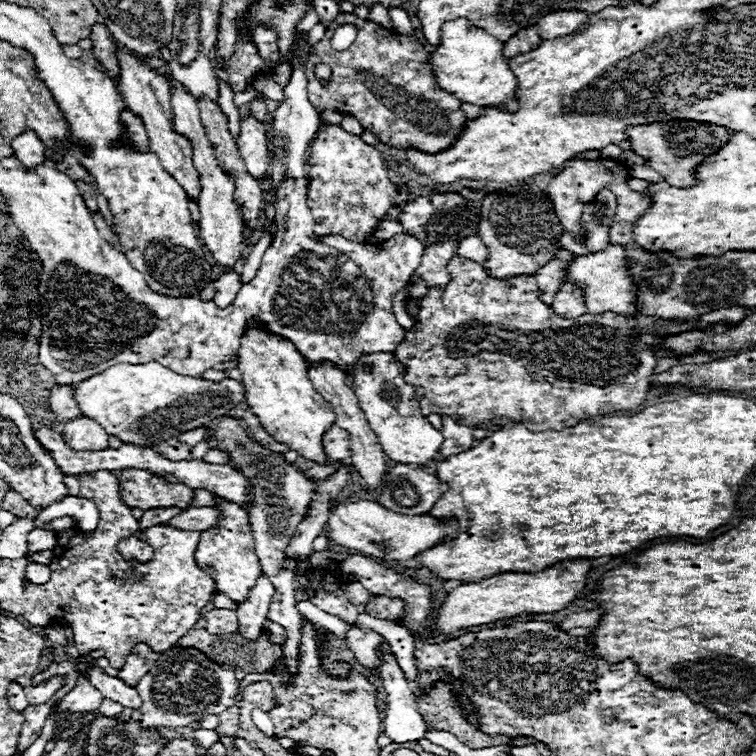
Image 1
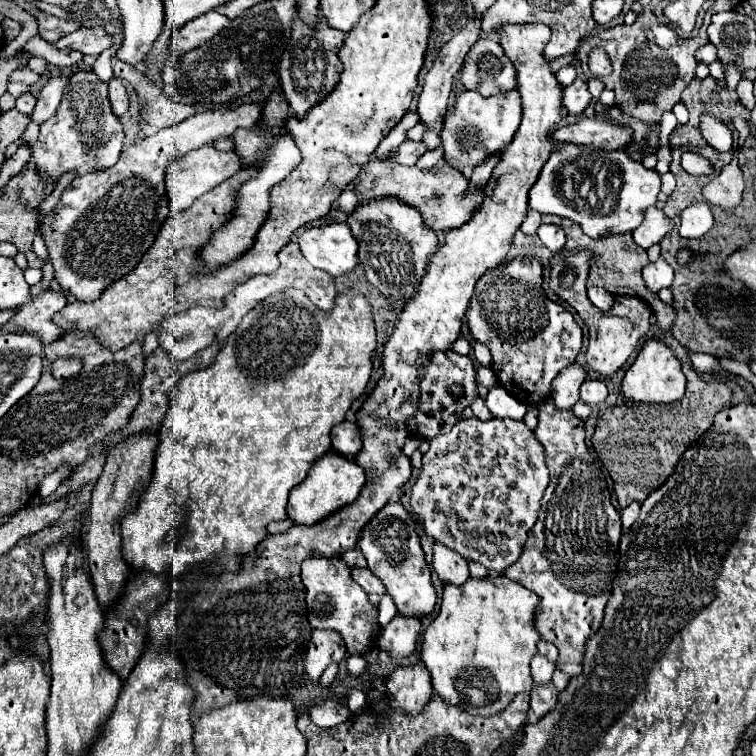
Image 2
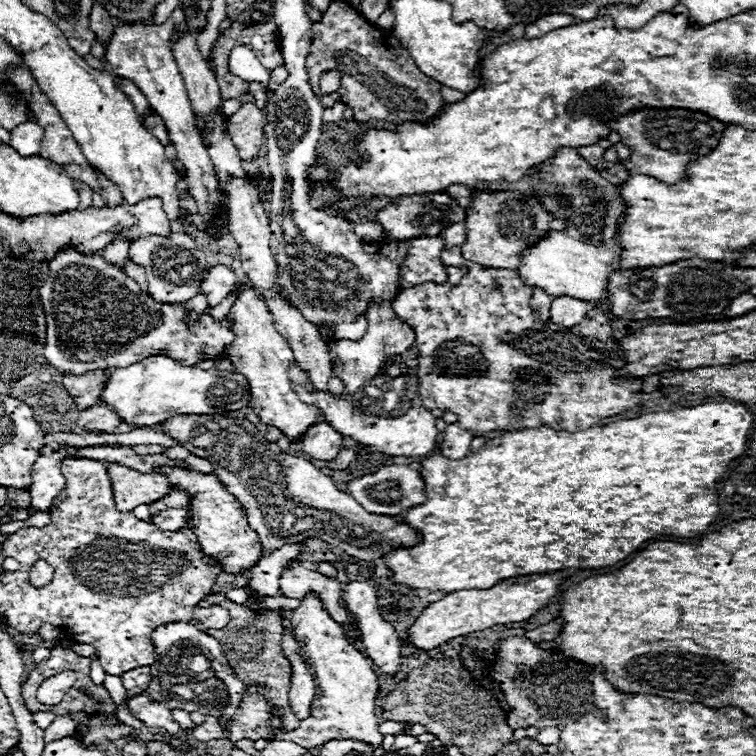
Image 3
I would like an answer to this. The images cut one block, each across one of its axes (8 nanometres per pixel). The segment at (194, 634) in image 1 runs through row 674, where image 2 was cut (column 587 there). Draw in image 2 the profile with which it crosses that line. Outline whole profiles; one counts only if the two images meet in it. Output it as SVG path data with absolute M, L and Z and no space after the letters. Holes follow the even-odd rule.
M542 216L542 222L562 226L566 232L566 244L568 246L590 246L596 252L596 258L592 262L592 272L588 276L588 286L602 286L604 290L608 290L610 294L616 294L616 296L626 294L626 296L638 296L638 298L648 300L658 324L664 330L670 328L670 324L674 320L674 308L670 308L670 304L664 304L662 300L658 300L656 294L646 290L644 280L642 280L642 268L648 264L648 256L646 256L646 250L642 250L640 246L634 244L632 234L618 234L618 236L608 236L604 240L592 240L580 230L578 224L564 220L560 216Z

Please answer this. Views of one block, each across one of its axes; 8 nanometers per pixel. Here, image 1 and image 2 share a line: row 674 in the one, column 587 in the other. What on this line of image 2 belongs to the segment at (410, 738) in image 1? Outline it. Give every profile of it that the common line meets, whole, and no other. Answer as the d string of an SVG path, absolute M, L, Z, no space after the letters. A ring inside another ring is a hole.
M586 380L580 386L580 400L588 406L596 406L600 402L604 402L608 396L608 388L604 384L604 380Z

